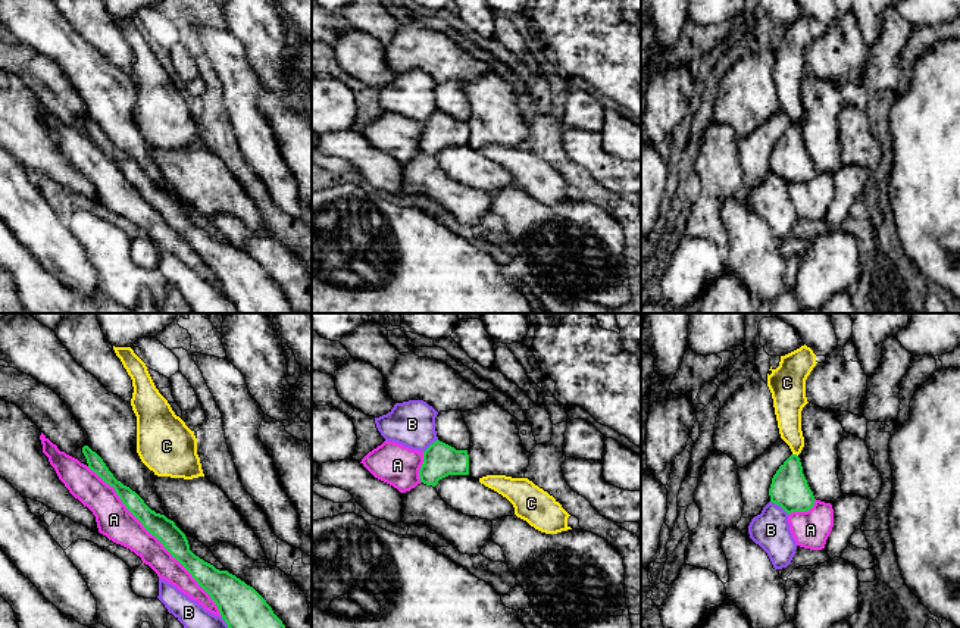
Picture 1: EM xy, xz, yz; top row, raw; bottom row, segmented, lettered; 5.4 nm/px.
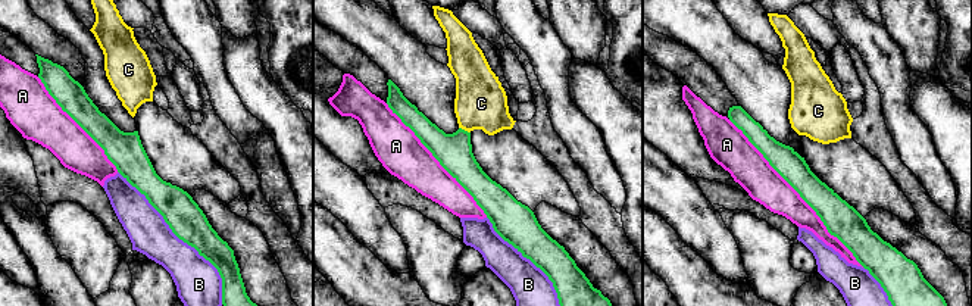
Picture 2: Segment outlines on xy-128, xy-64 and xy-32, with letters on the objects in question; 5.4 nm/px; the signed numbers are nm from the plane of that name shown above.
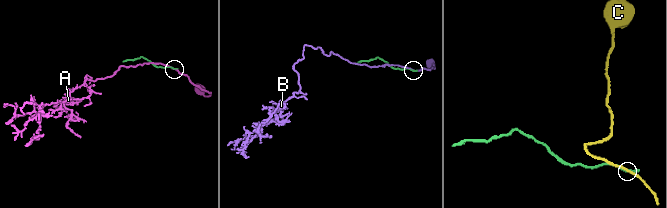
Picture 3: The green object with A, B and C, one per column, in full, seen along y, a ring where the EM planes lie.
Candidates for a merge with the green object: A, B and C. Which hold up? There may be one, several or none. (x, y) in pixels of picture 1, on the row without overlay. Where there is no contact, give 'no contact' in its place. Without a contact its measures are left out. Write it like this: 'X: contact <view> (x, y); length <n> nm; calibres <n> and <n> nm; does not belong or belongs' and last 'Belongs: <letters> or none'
A: contact xy (158, 209); length 1100 nm; calibres 140 and 190 nm; does not belong
B: contact yz (779, 175); length 130 nm; calibres 200 and 200 nm; does not belong
C: contact yz (796, 125); length 40 nm; calibres 200 and 140 nm; does not belong
Belongs: none

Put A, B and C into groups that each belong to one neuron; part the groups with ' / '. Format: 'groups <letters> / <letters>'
groups A / B / C

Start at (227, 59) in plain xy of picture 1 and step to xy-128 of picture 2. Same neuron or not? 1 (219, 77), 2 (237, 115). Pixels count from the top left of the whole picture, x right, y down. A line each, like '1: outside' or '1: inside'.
1: inside
2: inside

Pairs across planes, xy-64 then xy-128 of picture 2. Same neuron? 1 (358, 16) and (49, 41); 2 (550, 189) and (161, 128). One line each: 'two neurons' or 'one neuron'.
1: one neuron
2: one neuron

